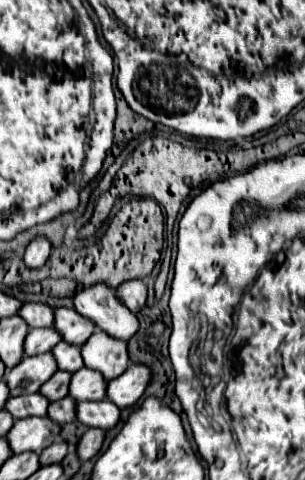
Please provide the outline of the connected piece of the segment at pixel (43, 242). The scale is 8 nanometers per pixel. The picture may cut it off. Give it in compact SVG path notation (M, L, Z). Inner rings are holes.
M38 236L28 244L28 248L24 252L24 262L28 268L42 268L46 264L50 252L52 252L50 240L46 236Z

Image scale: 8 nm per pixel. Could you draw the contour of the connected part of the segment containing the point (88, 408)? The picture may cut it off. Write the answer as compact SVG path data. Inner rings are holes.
M108 398L98 400L98 402L78 402L76 416L88 428L108 430L108 428L116 426L116 422L120 418L120 408L112 402L108 402Z

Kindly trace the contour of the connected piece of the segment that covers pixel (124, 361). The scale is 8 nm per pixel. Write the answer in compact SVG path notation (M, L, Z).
M96 330L96 334L92 334L92 338L88 338L88 342L82 346L82 358L88 368L102 372L108 380L120 376L130 364L126 342L108 338L108 334L102 330Z

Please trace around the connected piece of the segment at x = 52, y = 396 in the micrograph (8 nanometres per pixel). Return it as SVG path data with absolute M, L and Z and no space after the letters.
M60 370L58 374L54 374L54 376L40 388L40 394L44 394L50 402L64 398L64 396L68 394L68 382L70 382L70 378L72 378L72 374Z

